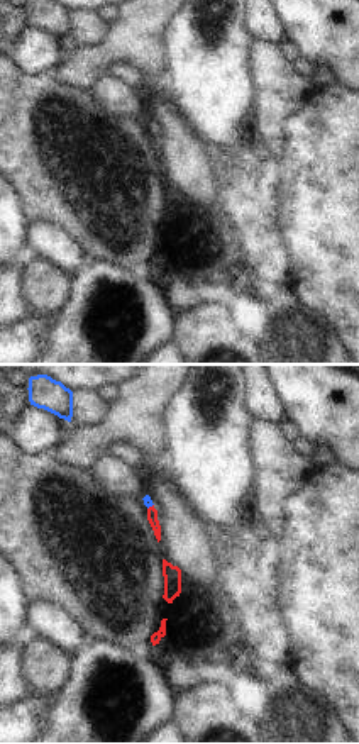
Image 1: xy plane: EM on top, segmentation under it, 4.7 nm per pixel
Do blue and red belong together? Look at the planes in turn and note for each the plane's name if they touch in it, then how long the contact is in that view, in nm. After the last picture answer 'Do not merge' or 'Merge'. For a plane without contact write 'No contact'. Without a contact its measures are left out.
Touches blue in xy. Shared border 40 nm.

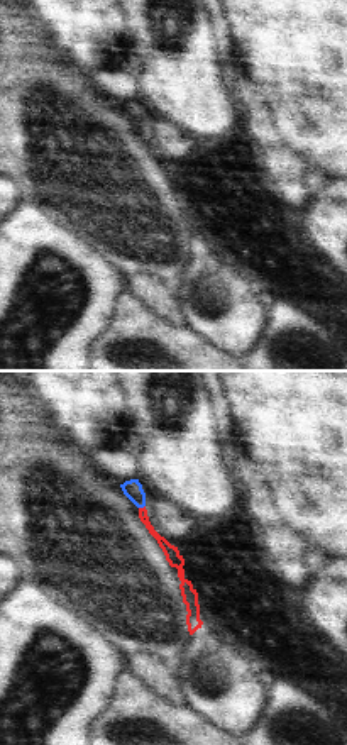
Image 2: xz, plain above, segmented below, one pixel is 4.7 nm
Touches blue in xz. Shared border 40 nm.

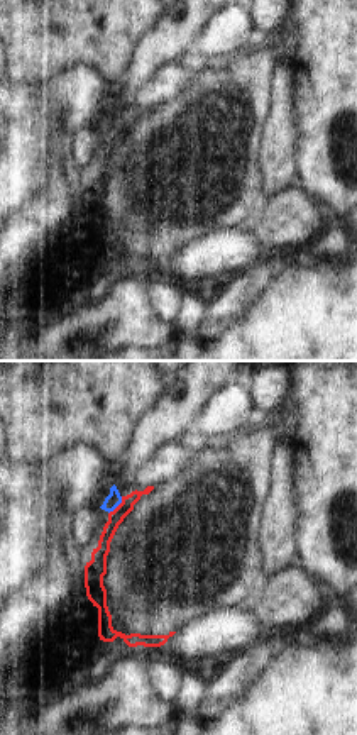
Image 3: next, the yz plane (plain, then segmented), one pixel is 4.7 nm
Touches blue in yz. Shared border 110 nm.

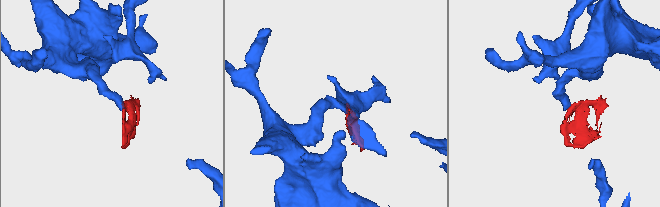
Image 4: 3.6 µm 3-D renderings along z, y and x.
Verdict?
Do not merge.

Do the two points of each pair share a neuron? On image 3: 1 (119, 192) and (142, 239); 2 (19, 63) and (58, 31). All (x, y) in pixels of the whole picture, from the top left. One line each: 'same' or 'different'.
1: same
2: same

